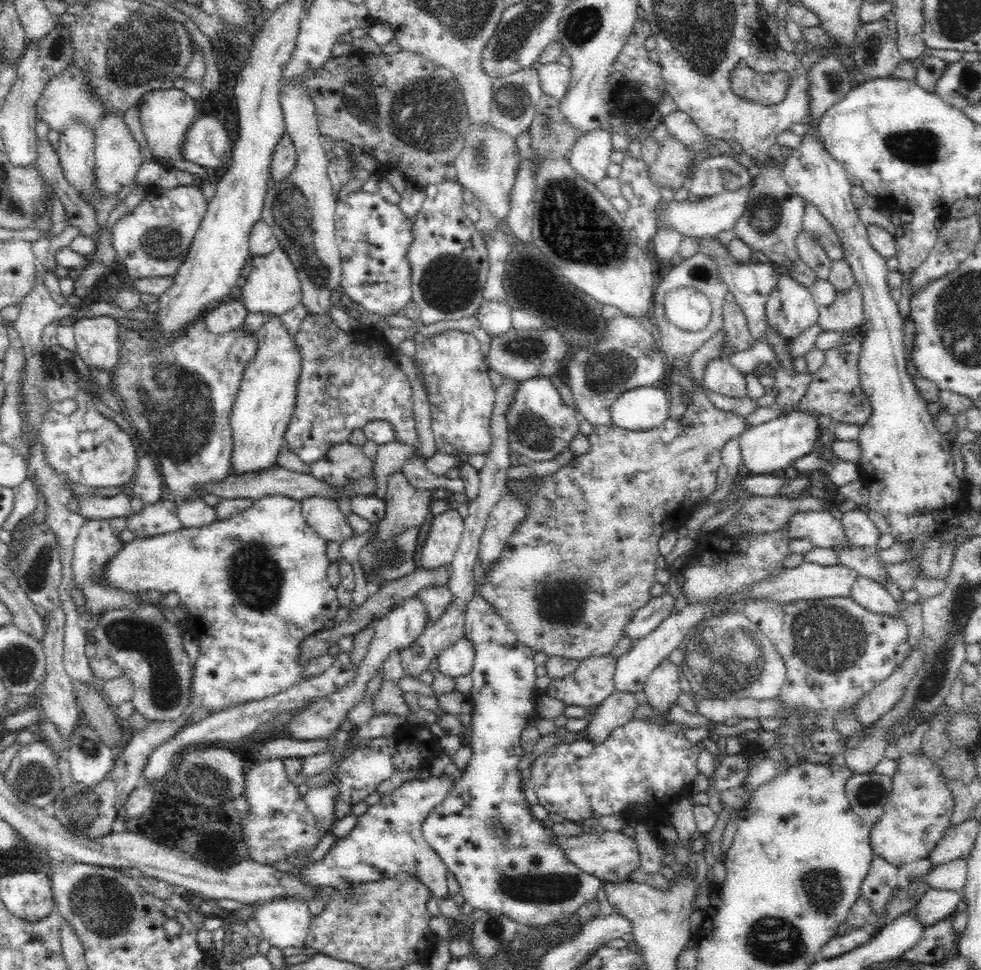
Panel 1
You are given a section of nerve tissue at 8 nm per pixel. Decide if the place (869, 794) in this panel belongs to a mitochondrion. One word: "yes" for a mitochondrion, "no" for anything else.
yes

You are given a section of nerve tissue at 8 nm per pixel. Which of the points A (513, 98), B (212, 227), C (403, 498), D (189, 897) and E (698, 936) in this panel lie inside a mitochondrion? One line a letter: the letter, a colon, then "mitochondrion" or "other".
A: mitochondrion
B: other
C: other
D: other
E: other

